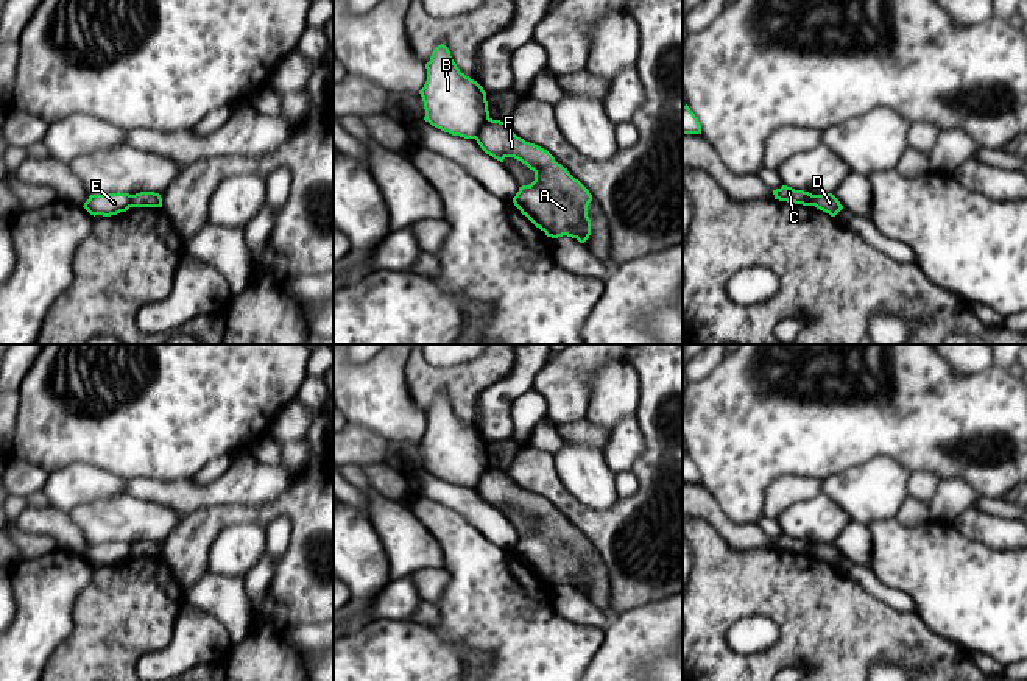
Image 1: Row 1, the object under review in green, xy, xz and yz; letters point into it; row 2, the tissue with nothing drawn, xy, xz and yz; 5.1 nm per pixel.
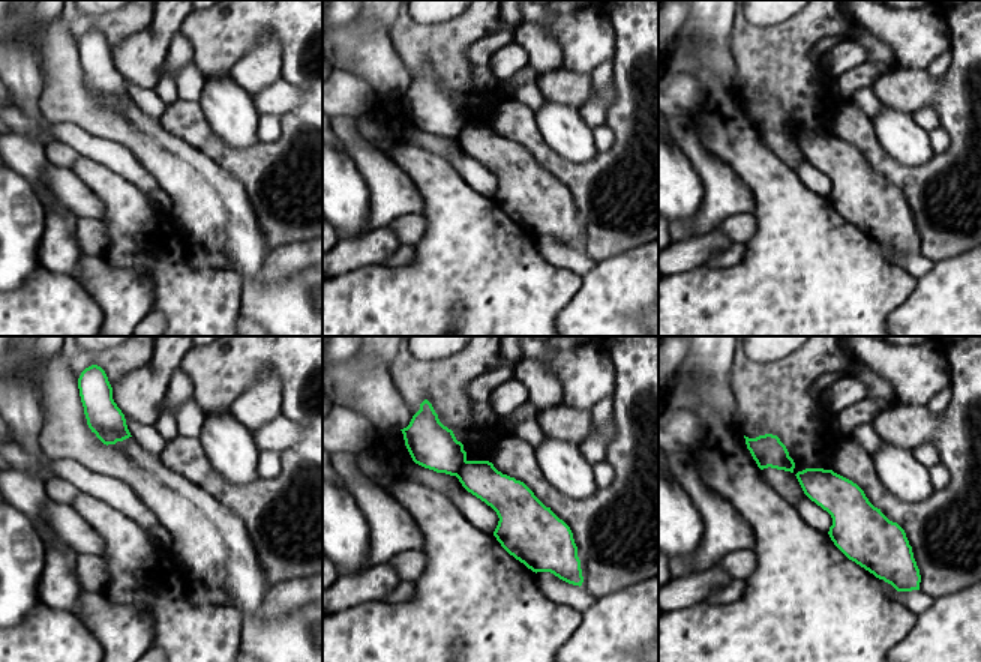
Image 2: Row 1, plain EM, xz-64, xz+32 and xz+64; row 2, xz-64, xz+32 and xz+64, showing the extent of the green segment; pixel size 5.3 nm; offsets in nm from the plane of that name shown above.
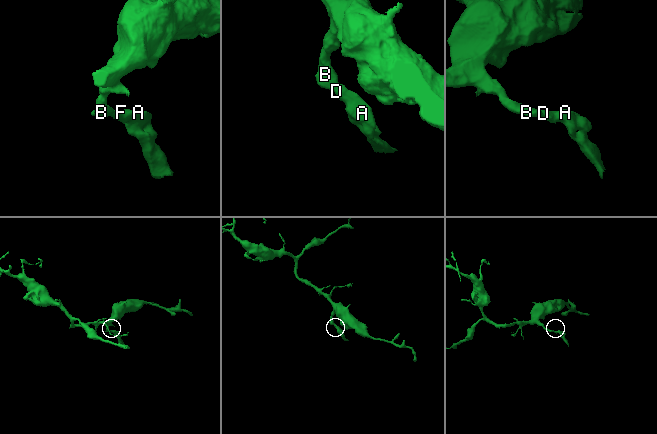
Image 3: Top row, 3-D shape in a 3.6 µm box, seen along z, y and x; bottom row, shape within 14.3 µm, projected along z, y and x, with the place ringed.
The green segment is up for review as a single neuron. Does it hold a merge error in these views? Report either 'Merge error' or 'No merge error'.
Merge error

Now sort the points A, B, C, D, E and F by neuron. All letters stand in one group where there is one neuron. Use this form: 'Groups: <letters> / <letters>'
Groups: A D F / B C E

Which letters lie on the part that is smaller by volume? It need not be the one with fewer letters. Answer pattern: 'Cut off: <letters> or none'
Cut off: A, D, F

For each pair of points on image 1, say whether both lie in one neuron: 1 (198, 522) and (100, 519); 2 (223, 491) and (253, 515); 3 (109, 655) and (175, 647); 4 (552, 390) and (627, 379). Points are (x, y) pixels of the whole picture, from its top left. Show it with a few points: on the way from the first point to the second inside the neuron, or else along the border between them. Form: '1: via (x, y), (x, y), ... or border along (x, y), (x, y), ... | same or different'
1: border along (181, 515), (176, 527), (162, 541), (145, 539) | different
2: border along (278, 497), (261, 505), (206, 507) | different
3: border along (172, 638), (164, 647), (147, 652), (136, 664) | different
4: border along (619, 360), (603, 363), (591, 376), (591, 421) | different

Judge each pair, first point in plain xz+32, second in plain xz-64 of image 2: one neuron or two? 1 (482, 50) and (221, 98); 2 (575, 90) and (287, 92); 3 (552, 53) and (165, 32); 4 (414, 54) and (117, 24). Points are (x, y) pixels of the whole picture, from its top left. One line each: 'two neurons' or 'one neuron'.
1: two neurons
2: two neurons
3: one neuron
4: one neuron

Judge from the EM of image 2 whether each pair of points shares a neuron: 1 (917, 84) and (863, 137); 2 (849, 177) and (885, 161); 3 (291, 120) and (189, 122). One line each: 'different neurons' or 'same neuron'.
1: same neuron
2: same neuron
3: same neuron

